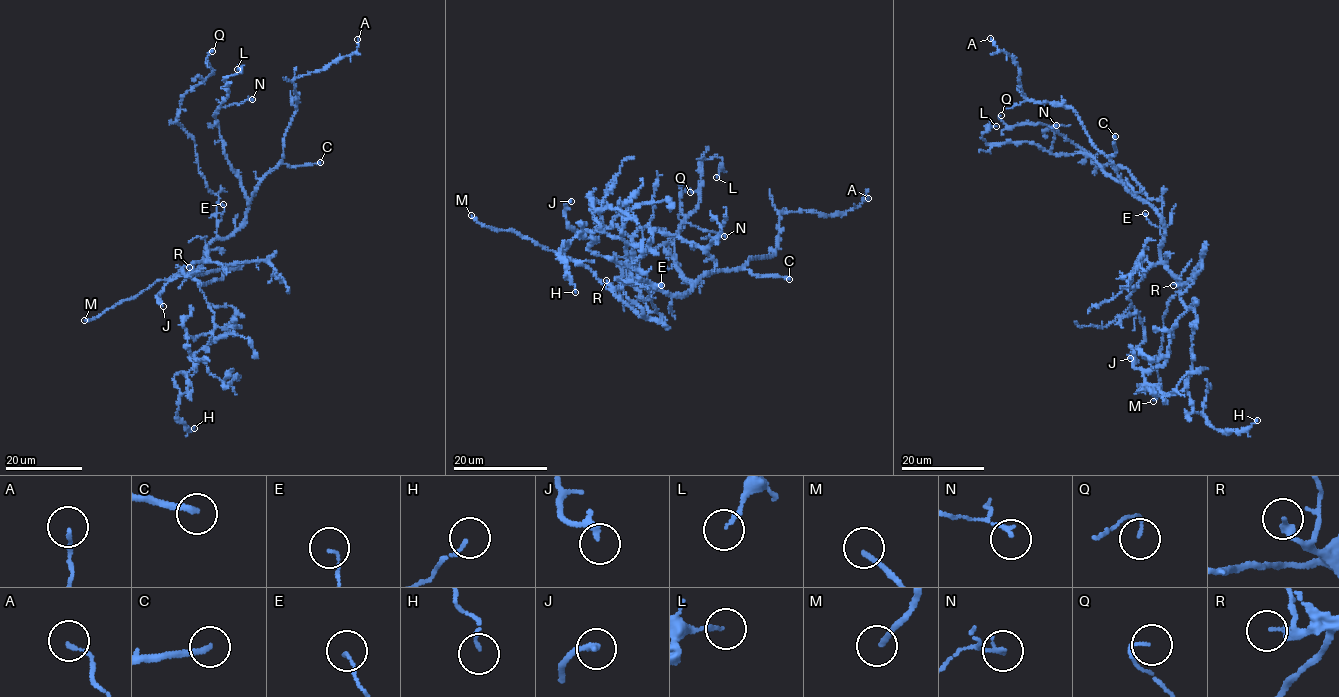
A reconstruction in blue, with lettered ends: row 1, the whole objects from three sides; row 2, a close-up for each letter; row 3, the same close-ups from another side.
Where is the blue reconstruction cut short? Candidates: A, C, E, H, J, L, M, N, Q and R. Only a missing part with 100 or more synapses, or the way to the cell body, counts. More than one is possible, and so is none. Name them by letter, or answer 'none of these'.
M

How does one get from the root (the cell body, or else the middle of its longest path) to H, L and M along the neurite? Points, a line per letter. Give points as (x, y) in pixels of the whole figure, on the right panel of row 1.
H: (1175, 276), (1188, 280), (1201, 258), (1180, 296), (1188, 309), (1196, 300), (1192, 408), (1218, 430), (1257, 420)
L: (1175, 276), (1160, 255), (1163, 221), (1128, 184), (1087, 154), (987, 144), (981, 135), (996, 126)
M: (1175, 276), (1182, 287), (1165, 312), (1162, 346), (1156, 364), (1160, 389), (1153, 401)

